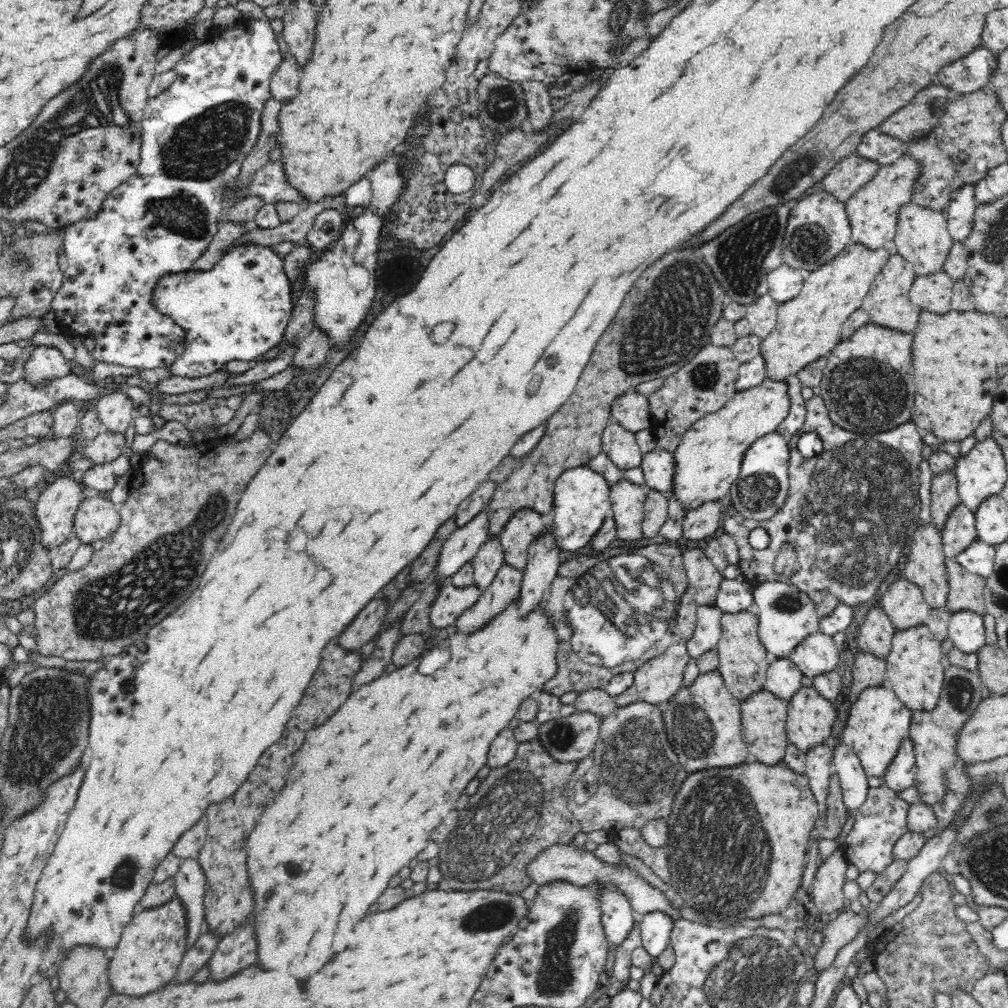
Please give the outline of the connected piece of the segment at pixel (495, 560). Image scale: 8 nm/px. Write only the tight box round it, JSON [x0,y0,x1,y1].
[471,536,505,592]

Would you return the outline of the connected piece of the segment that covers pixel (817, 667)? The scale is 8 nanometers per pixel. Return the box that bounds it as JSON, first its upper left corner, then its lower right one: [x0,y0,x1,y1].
[788,633,840,678]

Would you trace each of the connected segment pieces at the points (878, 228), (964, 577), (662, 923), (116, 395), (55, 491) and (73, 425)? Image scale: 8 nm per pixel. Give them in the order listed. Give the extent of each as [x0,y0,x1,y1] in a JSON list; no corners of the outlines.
[[844,154,922,249],[946,557,986,615],[639,911,674,957],[96,391,136,433],[34,476,84,552],[22,401,81,445]]

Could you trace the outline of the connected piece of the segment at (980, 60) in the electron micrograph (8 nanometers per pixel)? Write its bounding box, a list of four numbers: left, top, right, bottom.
[937,46,998,95]

